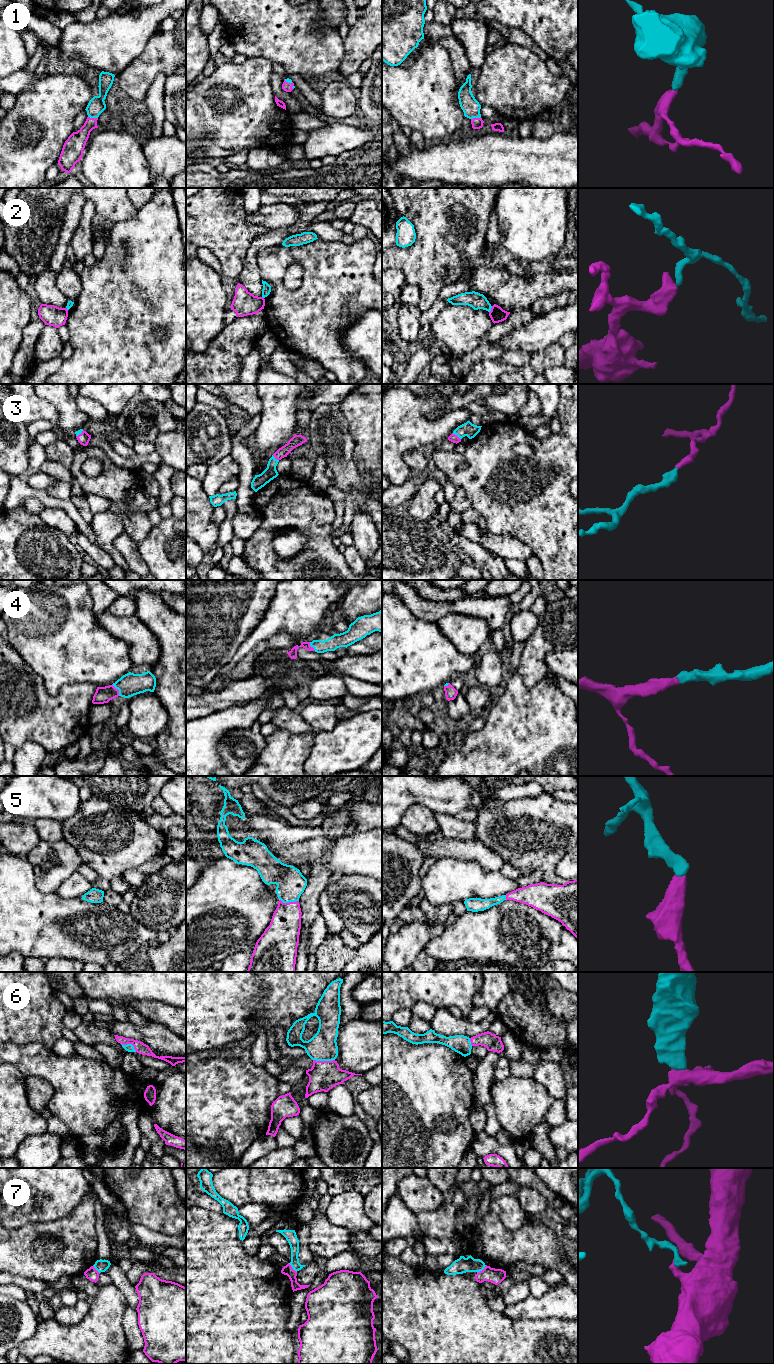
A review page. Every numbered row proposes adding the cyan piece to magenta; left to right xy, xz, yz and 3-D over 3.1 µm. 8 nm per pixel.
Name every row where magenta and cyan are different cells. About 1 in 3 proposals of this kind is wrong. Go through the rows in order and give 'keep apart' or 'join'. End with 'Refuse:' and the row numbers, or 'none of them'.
1: join
2: keep apart
3: join
4: join
5: join
6: join
7: keep apart
Refuse: 2, 7

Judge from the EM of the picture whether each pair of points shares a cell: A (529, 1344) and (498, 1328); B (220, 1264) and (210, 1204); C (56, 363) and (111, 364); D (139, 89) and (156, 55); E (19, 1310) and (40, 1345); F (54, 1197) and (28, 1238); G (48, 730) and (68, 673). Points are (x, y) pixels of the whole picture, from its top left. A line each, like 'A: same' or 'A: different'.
A: same
B: different
C: different
D: same
E: different
F: different
G: different

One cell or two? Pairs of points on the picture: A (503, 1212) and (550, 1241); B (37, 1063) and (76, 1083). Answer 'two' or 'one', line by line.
A: two
B: one

